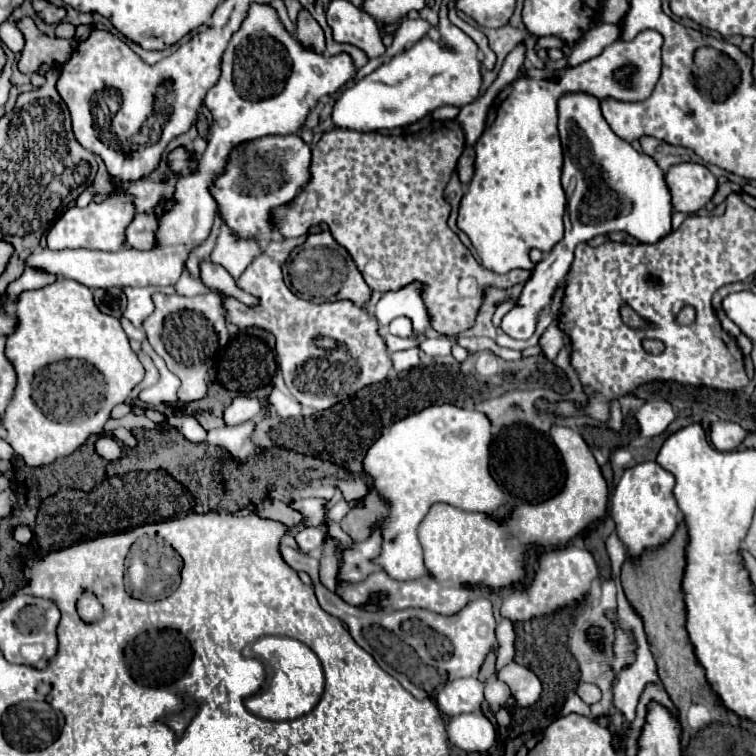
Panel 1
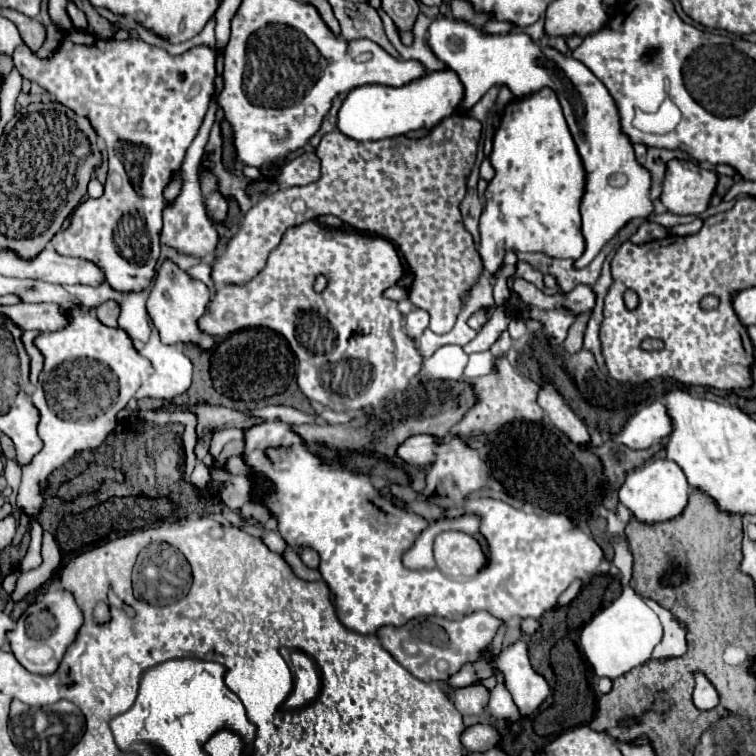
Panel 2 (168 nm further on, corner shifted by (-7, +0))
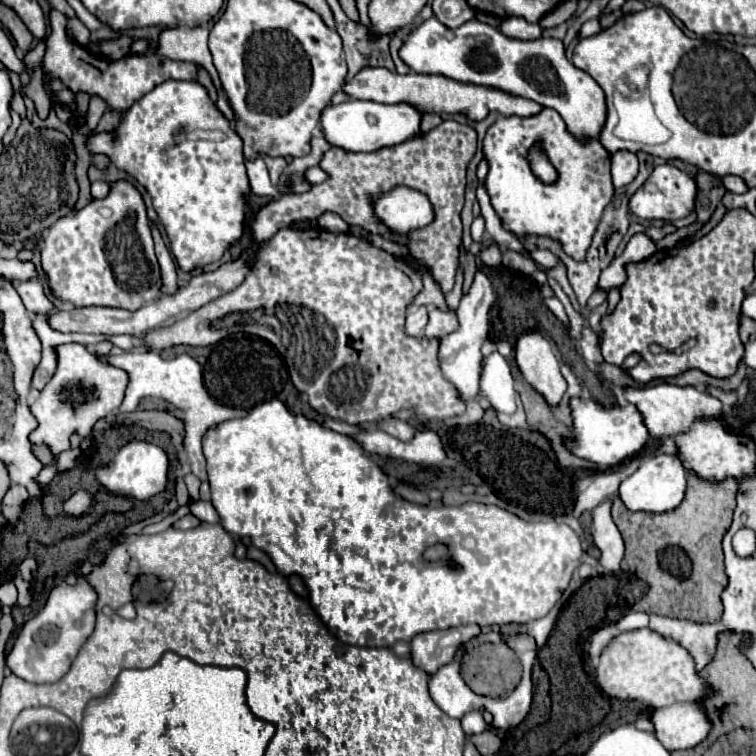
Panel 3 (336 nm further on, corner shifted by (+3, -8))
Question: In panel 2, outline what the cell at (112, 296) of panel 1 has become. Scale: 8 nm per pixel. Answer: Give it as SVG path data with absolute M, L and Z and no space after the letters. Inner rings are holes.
M104 302L102 306L96 308L96 316L98 320L108 326L108 328L116 328L118 326L118 314L120 314L120 306L116 302Z

